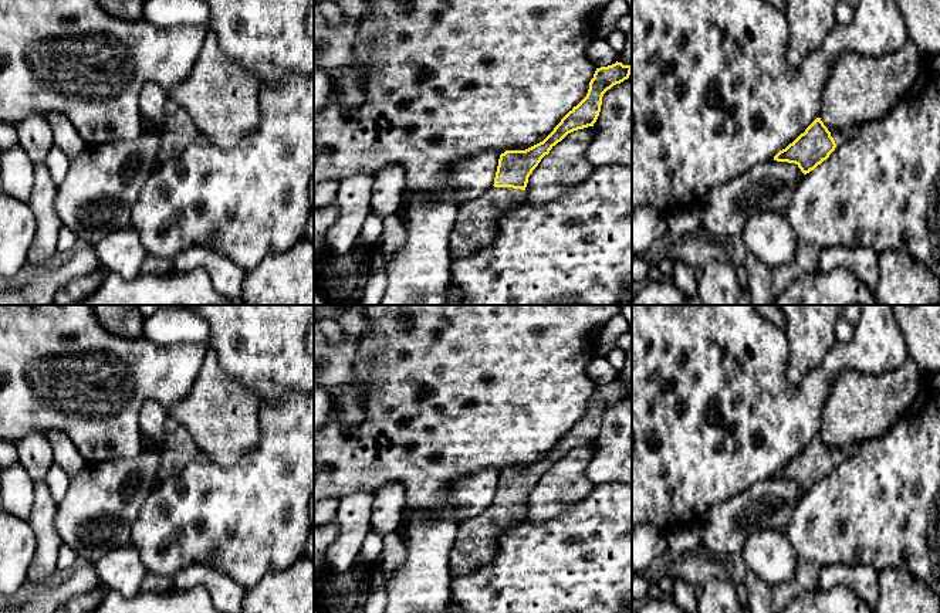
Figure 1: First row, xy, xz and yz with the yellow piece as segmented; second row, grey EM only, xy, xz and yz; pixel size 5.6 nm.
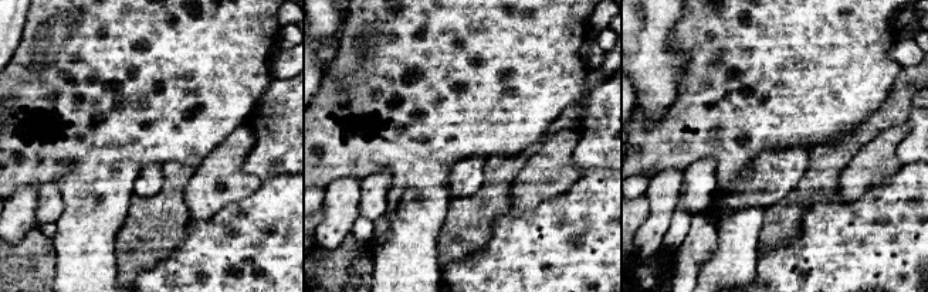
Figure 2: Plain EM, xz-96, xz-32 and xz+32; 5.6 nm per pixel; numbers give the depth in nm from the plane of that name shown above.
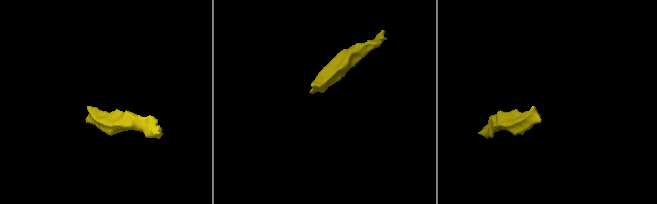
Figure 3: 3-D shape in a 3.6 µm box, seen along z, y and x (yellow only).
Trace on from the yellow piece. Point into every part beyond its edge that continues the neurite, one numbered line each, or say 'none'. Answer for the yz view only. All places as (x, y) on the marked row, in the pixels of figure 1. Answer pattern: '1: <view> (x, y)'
1: yz (839, 135)

